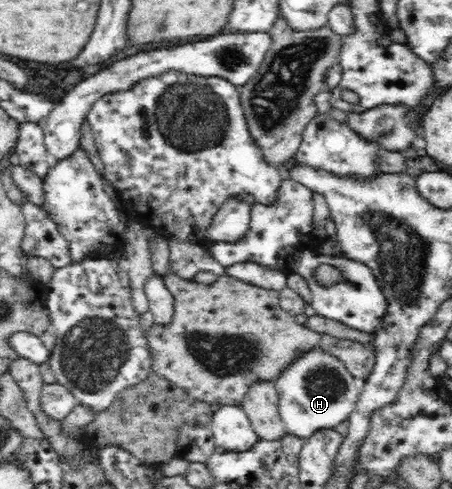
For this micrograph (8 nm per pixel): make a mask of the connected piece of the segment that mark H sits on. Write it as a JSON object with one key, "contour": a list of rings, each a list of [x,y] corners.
{"contour":[[[323,347],[302,349],[274,379],[279,395],[279,412],[287,434],[309,438],[320,430],[334,429],[349,419],[358,403],[362,381],[348,371],[347,365]]]}

